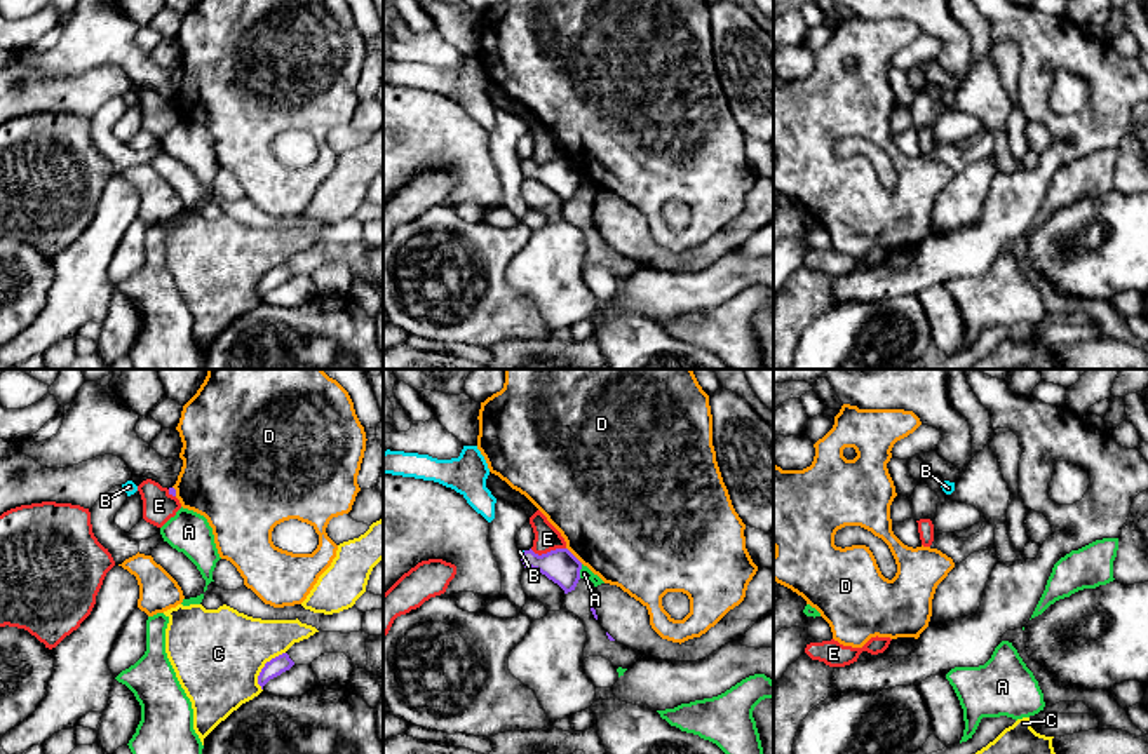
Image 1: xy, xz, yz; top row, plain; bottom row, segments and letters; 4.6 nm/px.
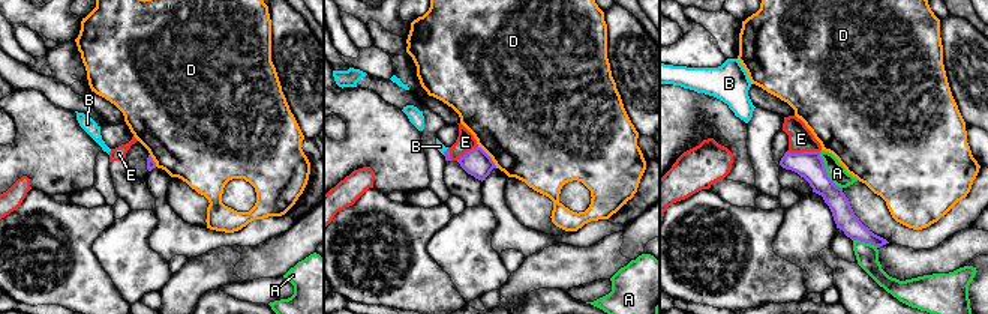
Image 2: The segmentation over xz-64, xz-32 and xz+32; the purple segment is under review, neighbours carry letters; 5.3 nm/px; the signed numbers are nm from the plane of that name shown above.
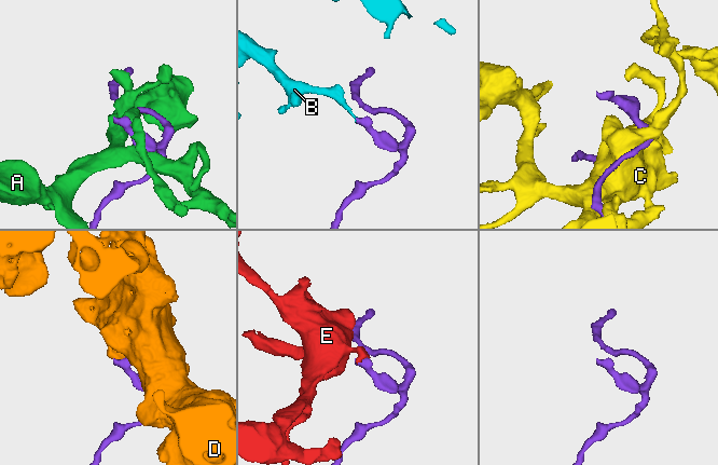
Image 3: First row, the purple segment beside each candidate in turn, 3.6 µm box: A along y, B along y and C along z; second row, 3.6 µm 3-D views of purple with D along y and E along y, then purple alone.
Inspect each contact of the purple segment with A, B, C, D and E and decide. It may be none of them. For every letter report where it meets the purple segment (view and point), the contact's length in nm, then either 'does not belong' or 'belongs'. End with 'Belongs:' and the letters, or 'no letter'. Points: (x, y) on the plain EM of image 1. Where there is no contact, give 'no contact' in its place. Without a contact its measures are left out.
A: contact xz (579, 181); length 70 nm; does not belong
B: contact xz (523, 164); length 40 nm; belongs
C: contact xy (263, 277); length 220 nm; does not belong
D: contact xz (574, 166); length 110 nm; does not belong
E: contact xz (547, 162); length 170 nm; does not belong
Belongs: B

